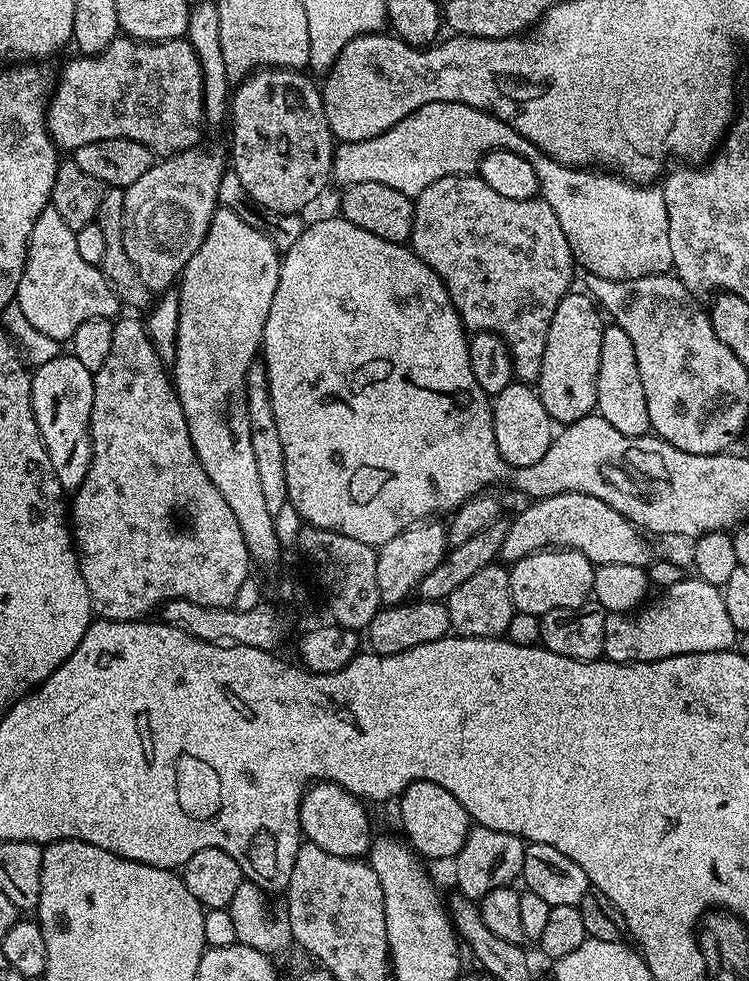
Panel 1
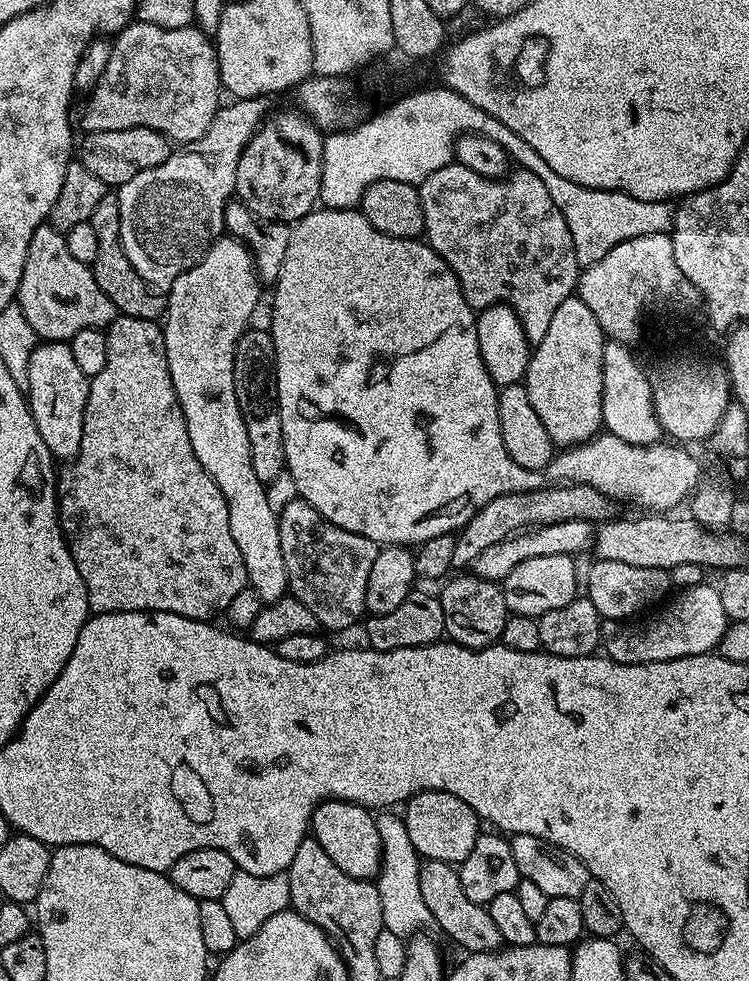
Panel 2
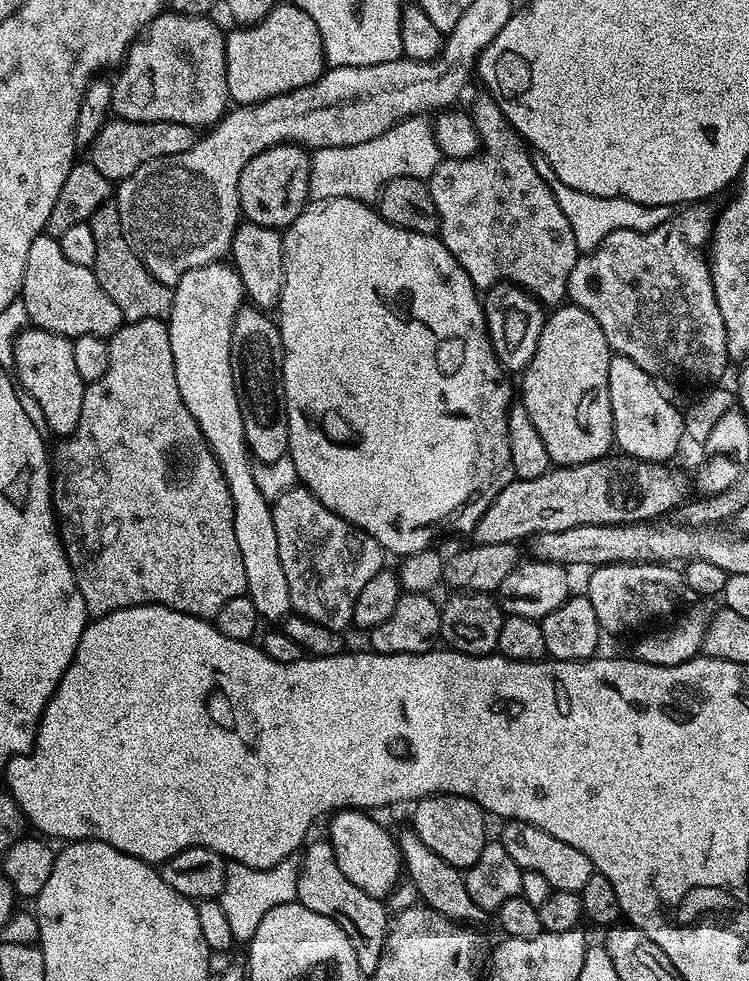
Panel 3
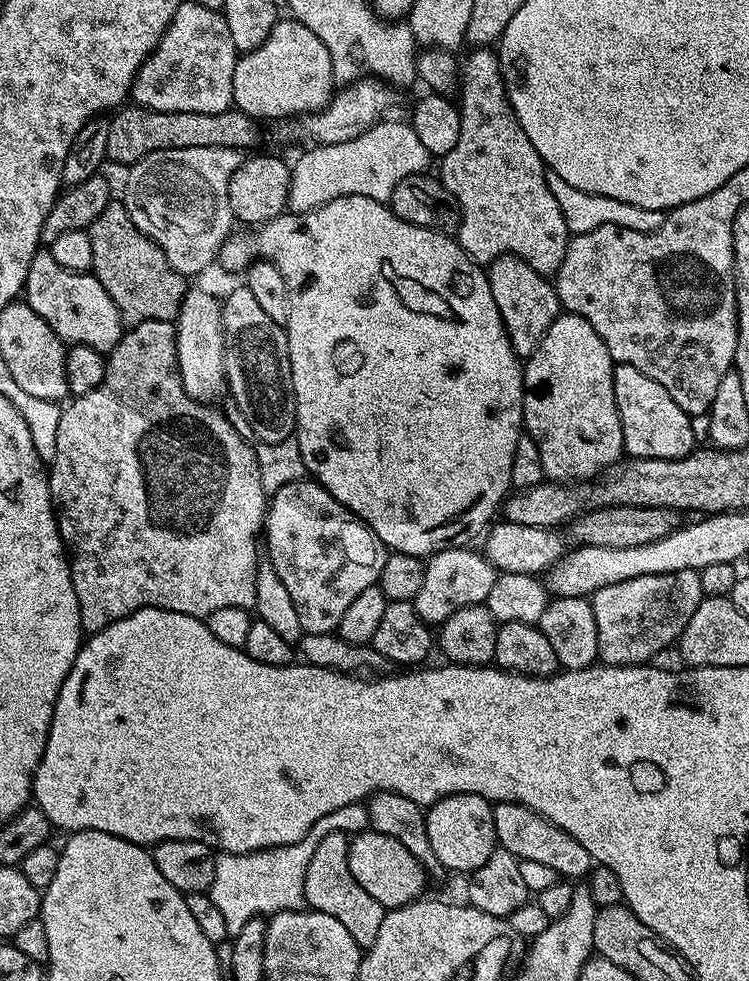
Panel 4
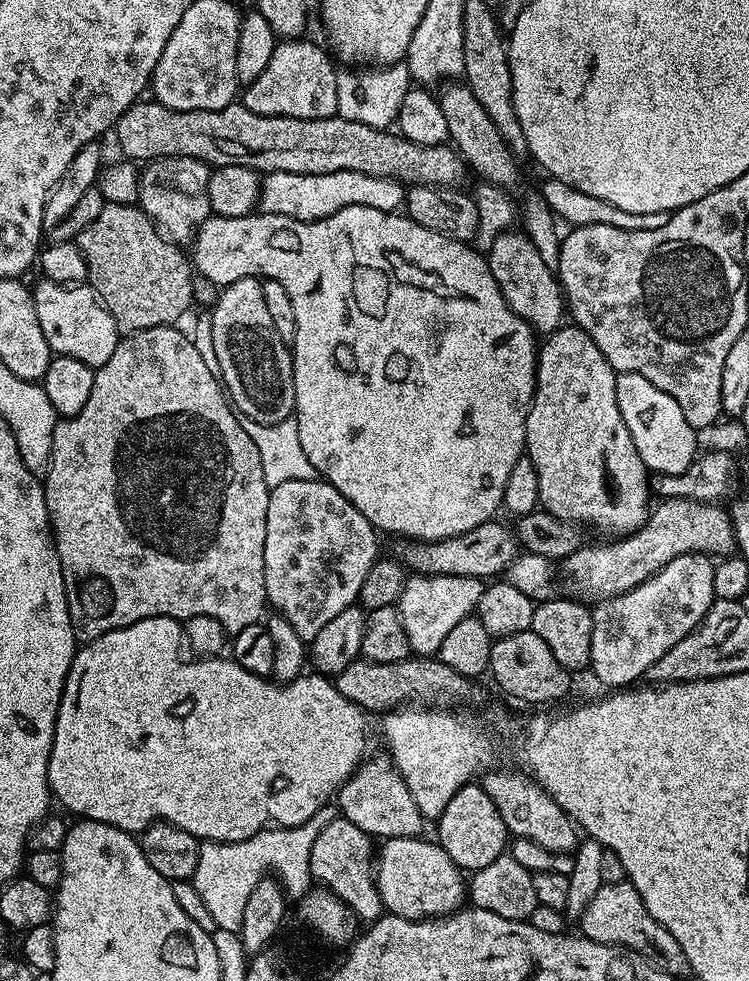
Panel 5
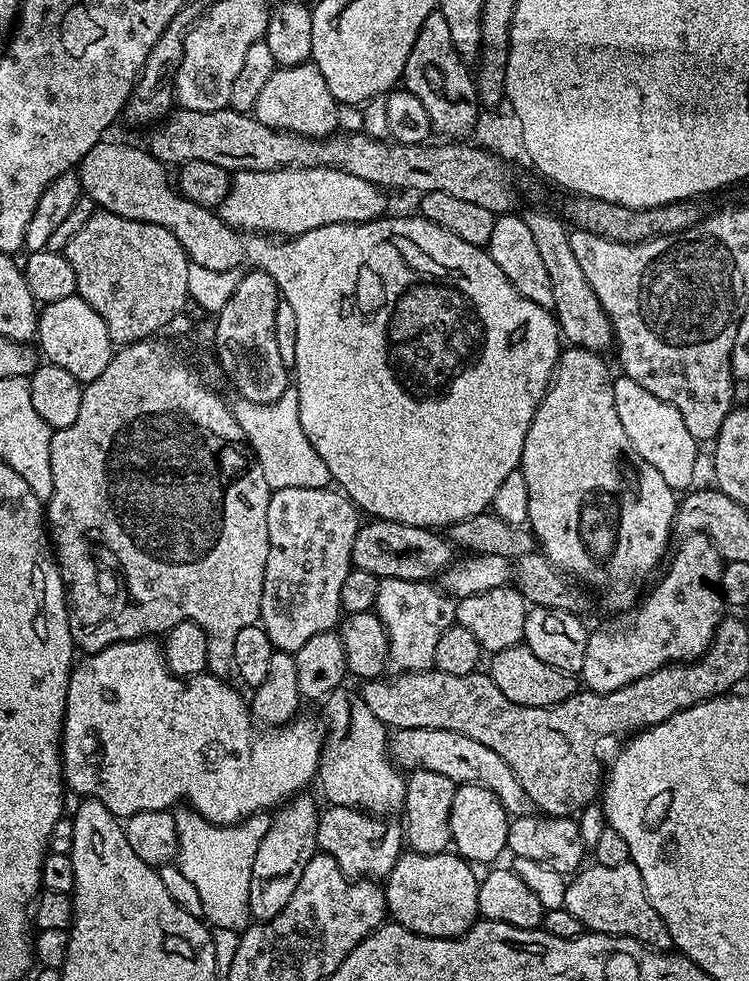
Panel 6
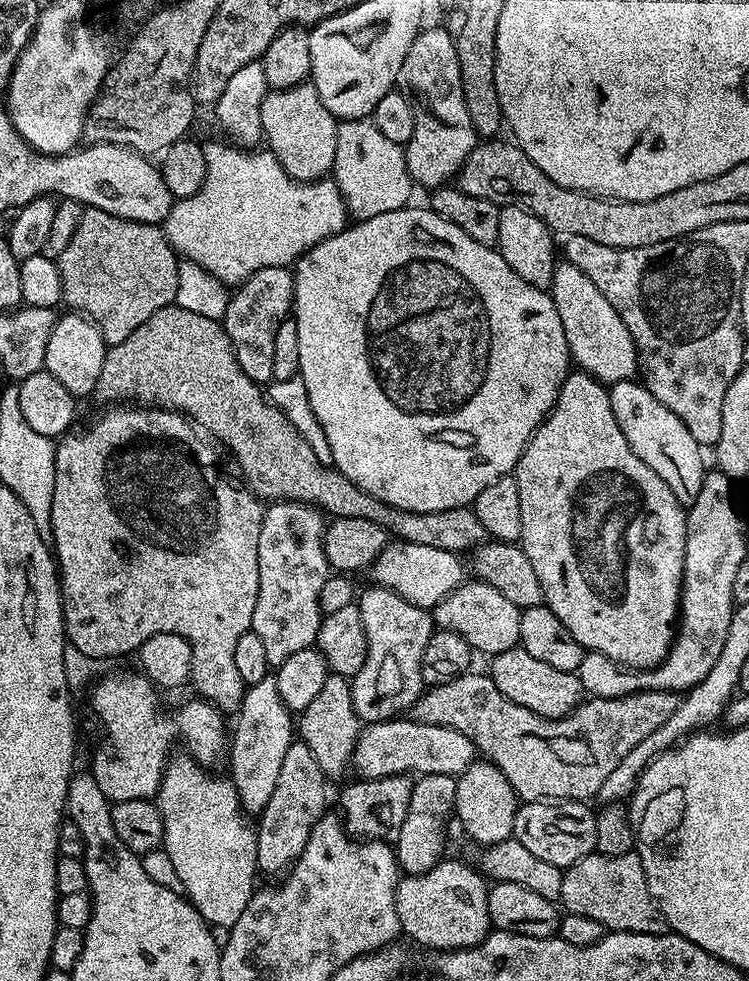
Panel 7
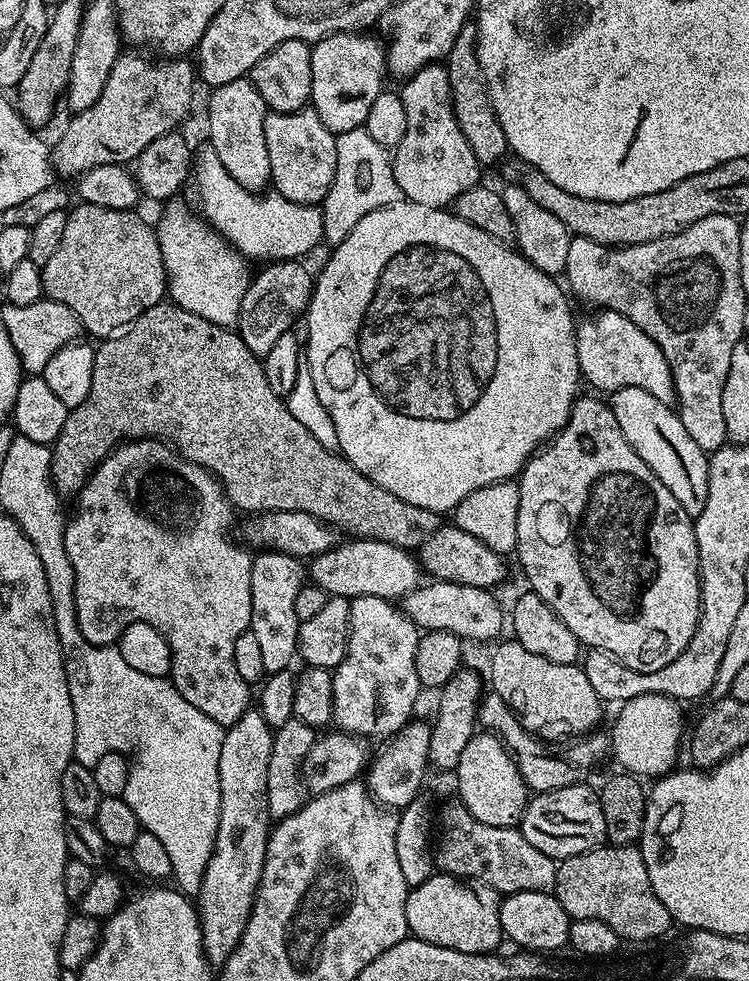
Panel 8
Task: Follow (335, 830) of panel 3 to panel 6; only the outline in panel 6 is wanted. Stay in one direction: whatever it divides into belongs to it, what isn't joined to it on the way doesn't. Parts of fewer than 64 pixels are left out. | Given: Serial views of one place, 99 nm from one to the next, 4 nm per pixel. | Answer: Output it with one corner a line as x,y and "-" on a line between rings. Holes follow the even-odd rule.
415,850
408,851
396,860
383,885
384,901
388,903
387,915
419,936
454,938
470,931
480,916
477,869
452,850
429,856

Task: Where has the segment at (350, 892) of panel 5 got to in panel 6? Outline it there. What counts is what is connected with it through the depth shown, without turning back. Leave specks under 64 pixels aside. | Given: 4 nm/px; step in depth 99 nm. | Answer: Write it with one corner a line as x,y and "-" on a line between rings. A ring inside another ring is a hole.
337,804
325,807
320,814
316,835
319,851
332,856
349,878
386,878
405,847
404,832
399,822
392,819
396,818
381,818
371,812

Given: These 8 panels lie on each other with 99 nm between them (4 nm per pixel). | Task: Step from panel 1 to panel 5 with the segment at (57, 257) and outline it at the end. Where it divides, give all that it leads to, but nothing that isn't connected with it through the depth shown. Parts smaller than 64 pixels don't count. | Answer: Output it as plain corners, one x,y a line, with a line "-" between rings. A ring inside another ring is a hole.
40,278
32,288
32,297
42,334
46,334
46,342
55,355
78,358
78,362
86,362
91,368
98,369
106,362
106,358
110,358
110,354
114,354
122,334
91,286
69,286

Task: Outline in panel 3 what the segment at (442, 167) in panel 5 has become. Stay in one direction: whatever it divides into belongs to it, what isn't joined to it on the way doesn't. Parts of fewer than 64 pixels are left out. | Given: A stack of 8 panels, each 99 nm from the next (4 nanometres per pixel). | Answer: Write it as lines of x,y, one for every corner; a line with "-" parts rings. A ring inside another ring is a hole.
119,118
109,119
94,138
90,149
90,162
98,174
106,179
119,182
126,179
138,166
146,162
154,162
163,156
186,154
190,146
194,146
198,139
197,129
182,126
176,122
134,122

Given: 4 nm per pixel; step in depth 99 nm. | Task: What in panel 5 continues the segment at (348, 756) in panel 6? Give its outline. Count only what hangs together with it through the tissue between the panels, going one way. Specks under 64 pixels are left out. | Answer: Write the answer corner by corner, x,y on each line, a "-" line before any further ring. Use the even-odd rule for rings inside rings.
369,755
361,763
360,767
356,769
356,773
340,788
338,793
339,815
345,820
354,822
354,826
358,826
358,830
362,830
367,836
373,838
420,836
423,833
423,828
426,827
426,821
423,814
418,810
418,802
414,802
414,798
402,778
402,774
396,769
395,764
392,763
387,755
371,756

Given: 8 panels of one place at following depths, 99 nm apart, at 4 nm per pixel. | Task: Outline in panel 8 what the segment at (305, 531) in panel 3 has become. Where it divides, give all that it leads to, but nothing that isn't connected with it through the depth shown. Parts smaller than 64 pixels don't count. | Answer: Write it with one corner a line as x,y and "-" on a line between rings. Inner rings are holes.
264,550
252,557
252,569
250,570
250,610
252,611
252,627
250,631
254,639
260,644
262,654
262,666
265,673
283,672
289,667
293,659
297,659
296,643
298,642
298,630
301,620
296,613
298,592
306,584
306,568
299,559
286,552

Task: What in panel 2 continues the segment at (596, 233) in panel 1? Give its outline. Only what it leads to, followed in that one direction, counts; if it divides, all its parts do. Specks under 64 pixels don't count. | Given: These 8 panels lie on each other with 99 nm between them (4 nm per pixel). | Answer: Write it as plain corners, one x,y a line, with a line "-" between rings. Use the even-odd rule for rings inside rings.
480,111
478,132
505,148
509,157
515,163
516,160
520,163
517,165
523,171
532,172
538,178
542,178
546,190
550,190
550,198
554,198
554,206
562,210
562,218
566,218
566,226
570,226
570,238
574,238
574,254
582,266
598,262
610,249
618,246
618,242
655,232
668,232
673,227
674,212
665,201
646,202
638,198
630,198
624,192
578,186
578,182
570,182
570,178
562,178
562,174
550,170
550,166
546,166
546,161
542,159
542,154
538,154
538,150
534,150
530,142
518,138
518,134
510,130
510,126
498,122
498,118
490,114

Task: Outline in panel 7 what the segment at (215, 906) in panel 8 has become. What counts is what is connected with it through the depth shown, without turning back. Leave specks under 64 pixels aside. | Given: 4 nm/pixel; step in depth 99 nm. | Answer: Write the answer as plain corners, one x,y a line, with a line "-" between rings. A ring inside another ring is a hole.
275,675
262,678
244,689
244,697
235,713
236,729
230,732
230,751
226,756
227,767
232,767
230,779
236,788
241,809
248,814
259,814
270,802
274,786
278,786
278,770
282,770
282,758
294,743
294,716
278,694

